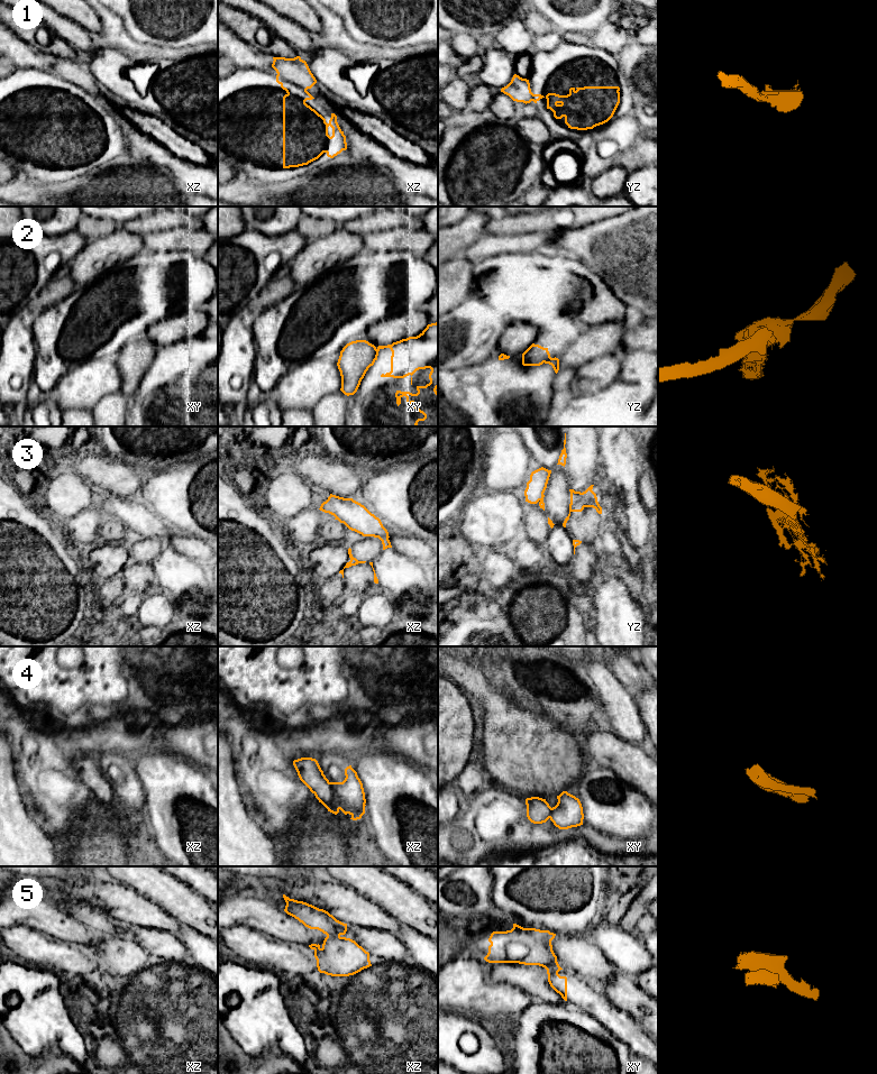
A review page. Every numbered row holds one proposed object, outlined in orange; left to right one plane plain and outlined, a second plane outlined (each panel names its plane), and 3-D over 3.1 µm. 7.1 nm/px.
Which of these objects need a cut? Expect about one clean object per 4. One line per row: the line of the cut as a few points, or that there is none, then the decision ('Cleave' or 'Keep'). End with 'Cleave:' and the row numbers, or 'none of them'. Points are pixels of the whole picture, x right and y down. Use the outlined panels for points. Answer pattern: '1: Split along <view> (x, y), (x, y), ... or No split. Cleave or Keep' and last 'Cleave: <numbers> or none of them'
1: Split along xz (277, 74), (305, 90). Cleave
2: Split along xy (376, 349), (371, 365). Cleave
3: Split along xz (378, 536), (387, 539). Cleave
4: Split along xz (329, 782), (335, 800), (340, 808). Cleave
5: Split along xy (560, 967), (547, 970). Cleave
Cleave: 1, 2, 3, 4, 5

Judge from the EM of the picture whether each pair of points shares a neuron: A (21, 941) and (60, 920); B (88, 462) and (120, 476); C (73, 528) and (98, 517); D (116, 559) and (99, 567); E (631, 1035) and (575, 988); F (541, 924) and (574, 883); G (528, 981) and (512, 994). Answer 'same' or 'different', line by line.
A: different
B: same
C: same
D: same
E: same
F: same
G: different

